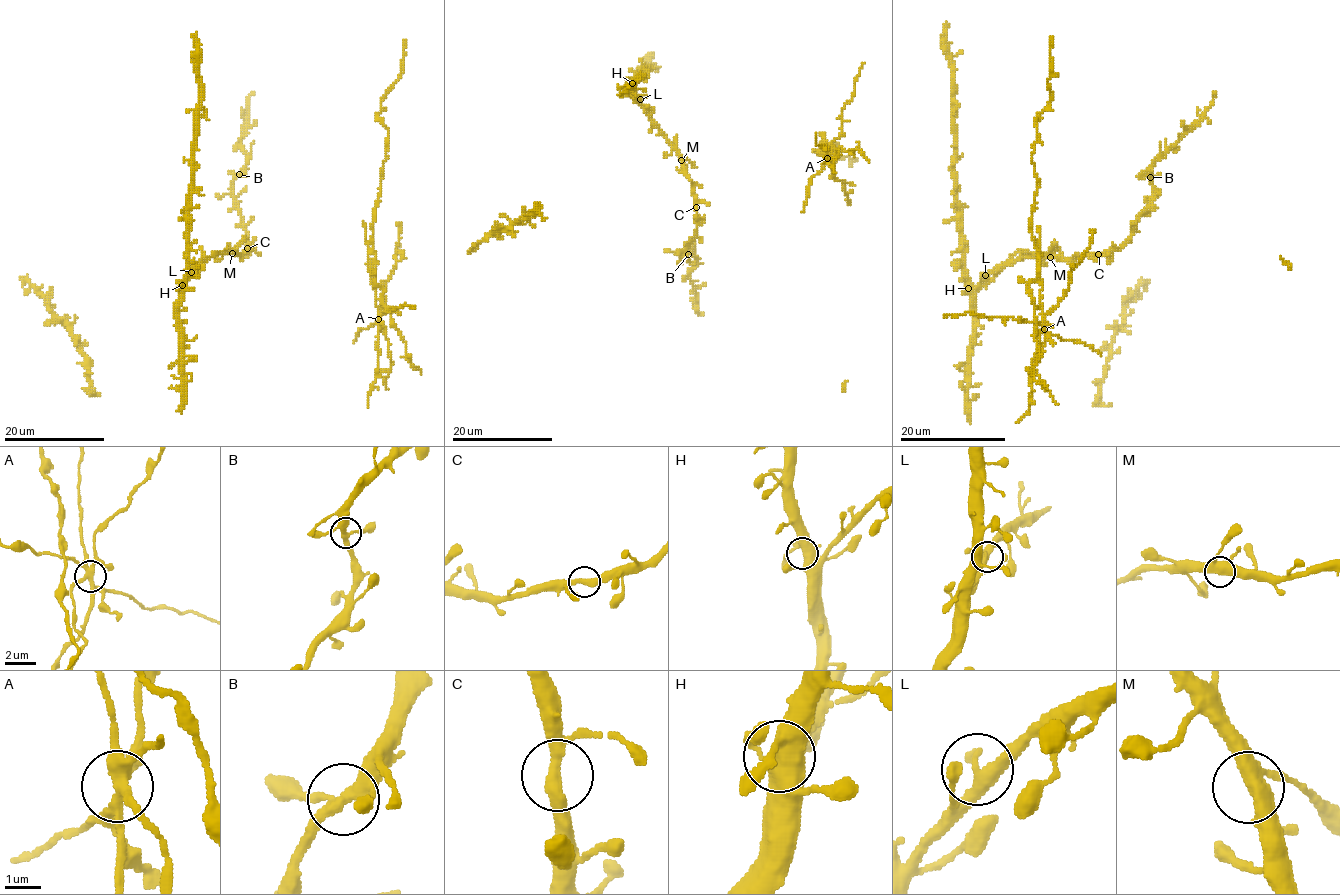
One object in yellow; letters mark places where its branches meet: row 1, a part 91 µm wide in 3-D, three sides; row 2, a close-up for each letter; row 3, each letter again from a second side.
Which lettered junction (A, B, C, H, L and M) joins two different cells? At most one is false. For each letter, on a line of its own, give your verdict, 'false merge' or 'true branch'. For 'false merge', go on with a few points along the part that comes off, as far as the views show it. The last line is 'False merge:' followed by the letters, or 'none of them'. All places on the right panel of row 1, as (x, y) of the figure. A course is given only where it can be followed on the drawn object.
A: false merge | (1044, 329), (1039, 258), (1030, 228), (1038, 189), (1035, 121), (1051, 99), (1047, 82), (1053, 37)
B: true branch
C: true branch
H: true branch
L: true branch
M: true branch
False merge: A

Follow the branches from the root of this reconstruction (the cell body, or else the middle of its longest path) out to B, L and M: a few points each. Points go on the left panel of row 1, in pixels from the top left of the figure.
B: (244, 240), (234, 249), (239, 254), (247, 248), (248, 234), (231, 193), (233, 180), (239, 174)
L: (244, 240), (232, 250), (215, 252), (202, 259), (191, 272)
M: (244, 240), (232, 253)

